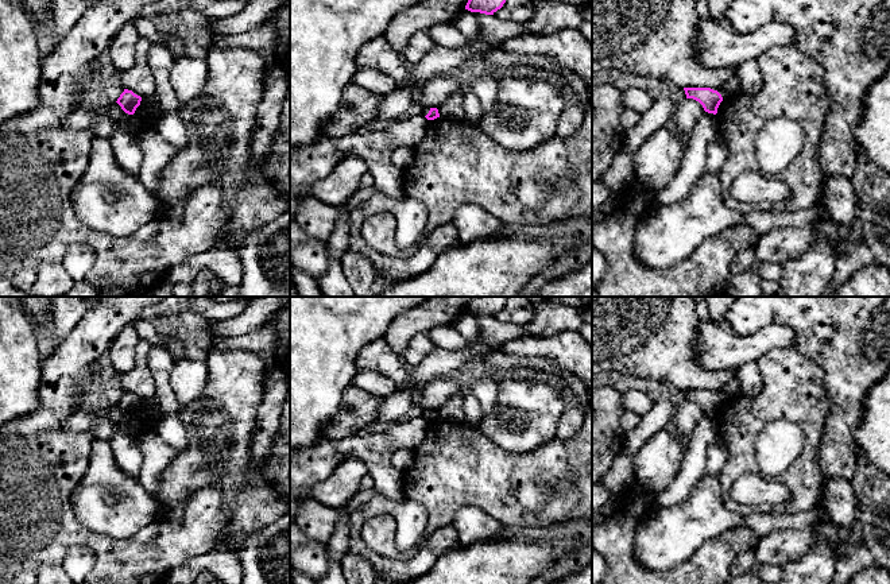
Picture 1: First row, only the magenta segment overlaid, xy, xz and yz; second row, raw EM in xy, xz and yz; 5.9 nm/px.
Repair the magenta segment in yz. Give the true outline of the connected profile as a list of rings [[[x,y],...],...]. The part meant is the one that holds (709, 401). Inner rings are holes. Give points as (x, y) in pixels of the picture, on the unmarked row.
[[[684,390],[686,401],[699,403],[708,415],[717,415],[717,410],[723,403],[721,397],[711,390]]]

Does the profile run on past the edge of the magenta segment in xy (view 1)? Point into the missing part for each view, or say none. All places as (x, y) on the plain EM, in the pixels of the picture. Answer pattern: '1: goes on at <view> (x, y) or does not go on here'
1: does not go on here

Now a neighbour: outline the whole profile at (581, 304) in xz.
[[[542,297],[546,301],[557,302],[564,306],[574,308],[580,312],[592,308],[592,297]]]

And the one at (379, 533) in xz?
[[[382,514],[368,521],[361,535],[365,544],[376,553],[384,557],[410,561],[417,556],[418,549],[413,548],[406,552],[399,552],[395,546],[396,521],[391,514]]]

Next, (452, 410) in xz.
[[[453,397],[438,409],[440,419],[450,421],[454,424],[464,422],[464,413],[463,413],[463,397]]]

